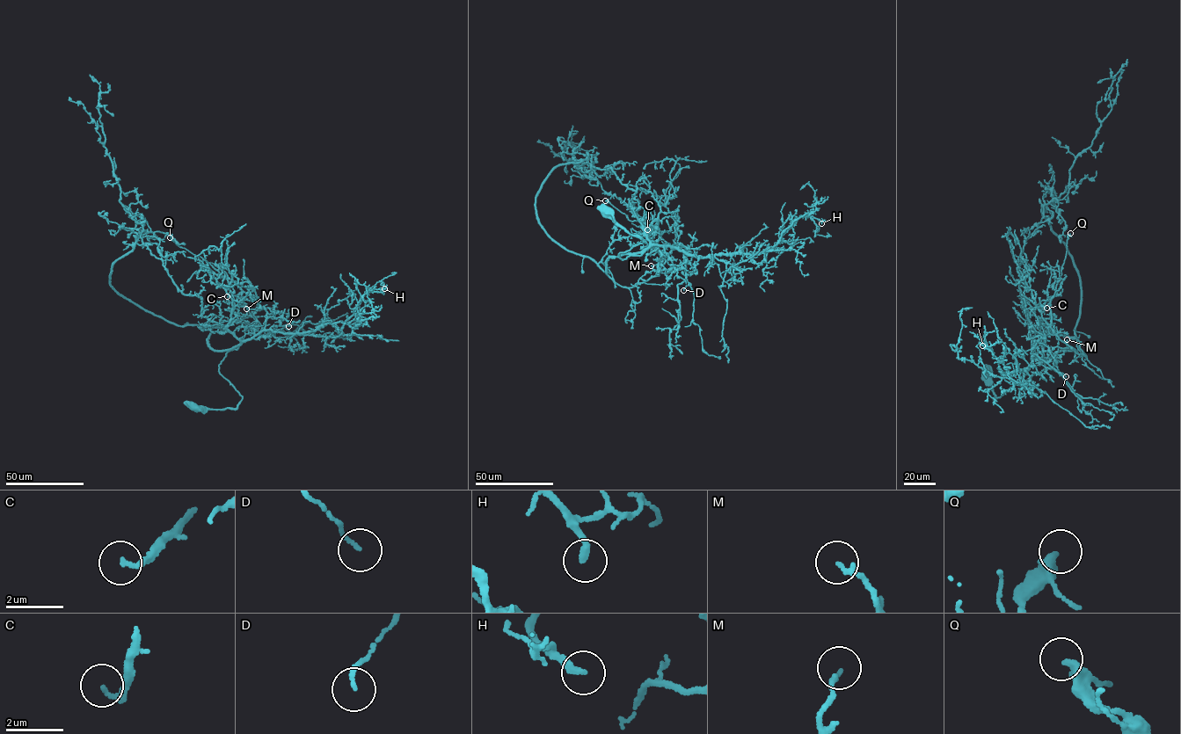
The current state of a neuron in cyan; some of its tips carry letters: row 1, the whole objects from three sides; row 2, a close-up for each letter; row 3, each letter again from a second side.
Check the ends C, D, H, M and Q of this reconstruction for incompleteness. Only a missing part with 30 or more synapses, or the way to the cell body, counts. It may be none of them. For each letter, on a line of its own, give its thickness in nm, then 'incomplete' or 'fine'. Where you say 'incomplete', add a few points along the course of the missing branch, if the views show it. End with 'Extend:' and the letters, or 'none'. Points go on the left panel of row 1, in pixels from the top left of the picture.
C: 160 nm | incomplete
D: 120 nm | fine
H: 220 nm | incomplete | (384, 288), (411, 276), (418, 269), (423, 269), (421, 268)
M: 160 nm | fine
Q: 280 nm | fine
Extend: C, H

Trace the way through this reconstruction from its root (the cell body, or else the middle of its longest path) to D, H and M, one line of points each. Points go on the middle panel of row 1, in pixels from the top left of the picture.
D: (604, 208), (615, 222), (645, 242), (620, 252), (620, 258), (656, 245), (682, 251), (688, 283), (683, 290)
H: (604, 208), (645, 242), (620, 252), (623, 259), (659, 244), (706, 257), (758, 254), (799, 217), (821, 223)
M: (604, 208), (615, 222), (645, 242), (620, 252), (620, 258), (653, 245), (665, 247), (658, 270), (651, 265)

